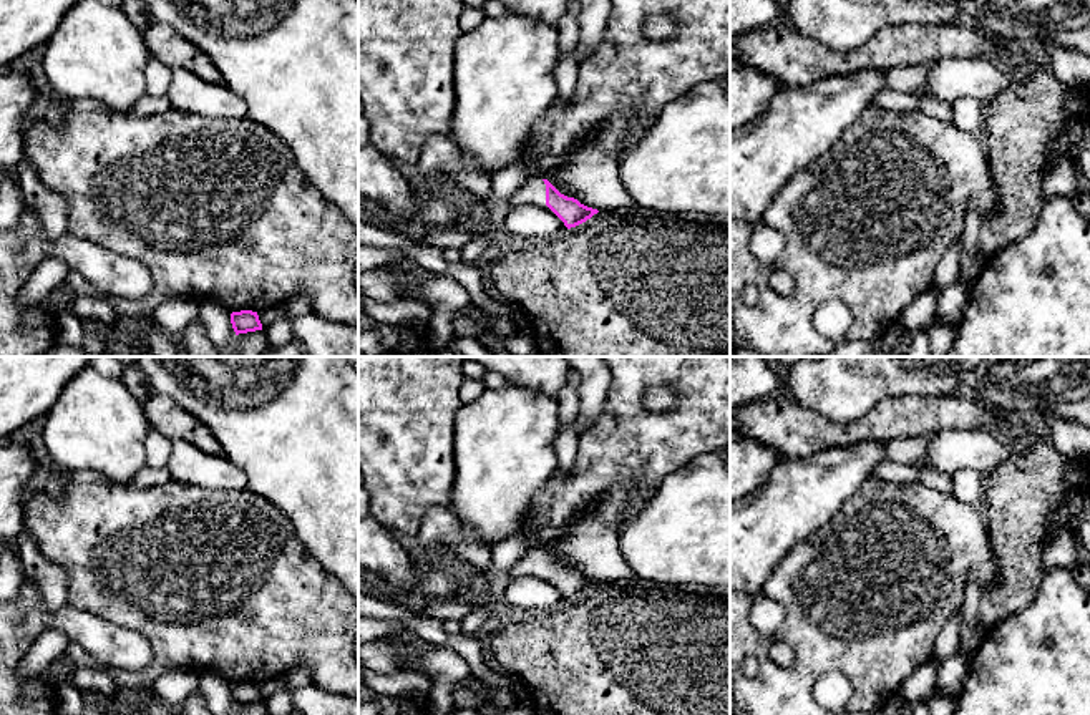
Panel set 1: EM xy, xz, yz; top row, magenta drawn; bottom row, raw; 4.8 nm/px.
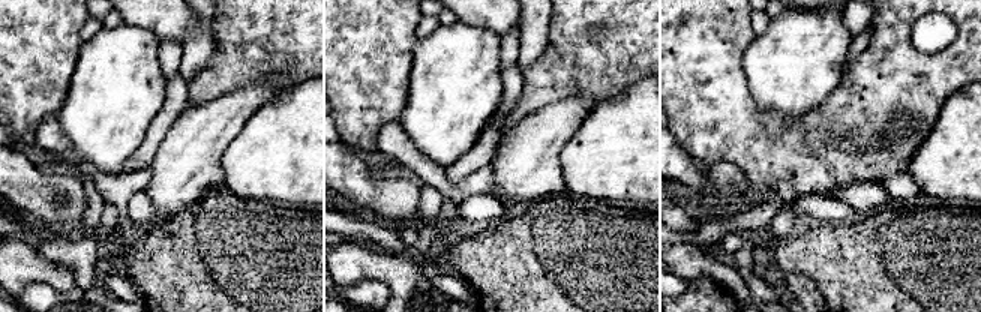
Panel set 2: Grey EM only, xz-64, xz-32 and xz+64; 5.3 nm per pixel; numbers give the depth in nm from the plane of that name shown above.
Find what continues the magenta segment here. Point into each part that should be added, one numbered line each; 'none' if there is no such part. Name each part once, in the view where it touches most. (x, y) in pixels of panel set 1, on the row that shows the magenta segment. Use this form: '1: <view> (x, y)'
1: xz (533, 193)

